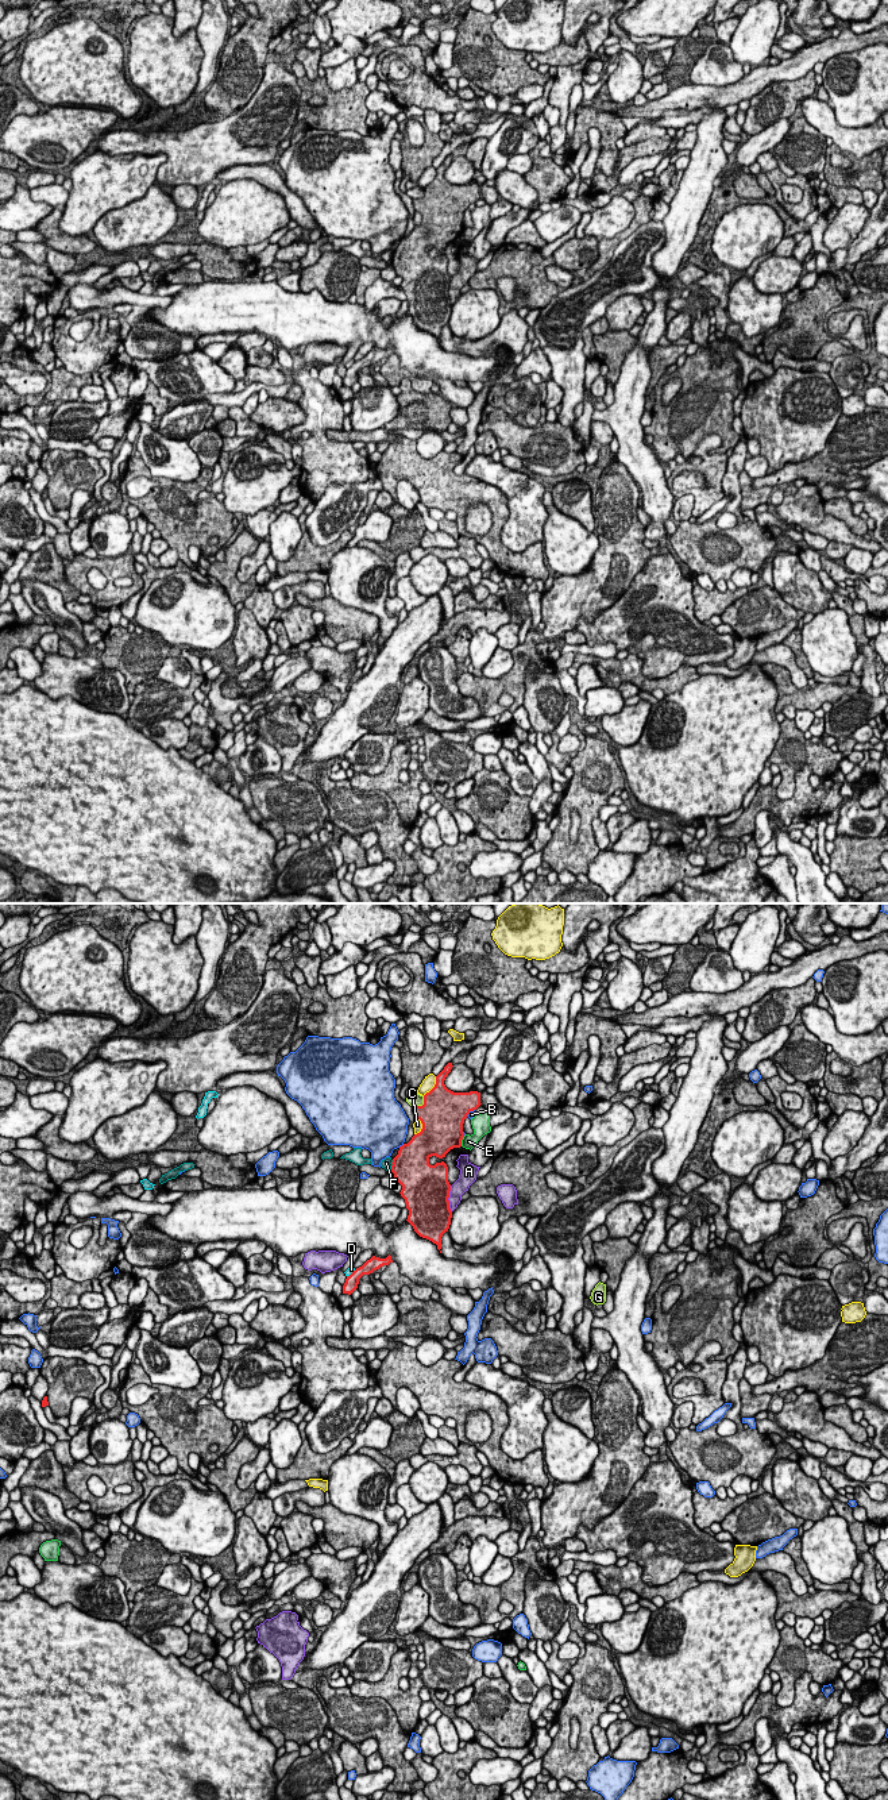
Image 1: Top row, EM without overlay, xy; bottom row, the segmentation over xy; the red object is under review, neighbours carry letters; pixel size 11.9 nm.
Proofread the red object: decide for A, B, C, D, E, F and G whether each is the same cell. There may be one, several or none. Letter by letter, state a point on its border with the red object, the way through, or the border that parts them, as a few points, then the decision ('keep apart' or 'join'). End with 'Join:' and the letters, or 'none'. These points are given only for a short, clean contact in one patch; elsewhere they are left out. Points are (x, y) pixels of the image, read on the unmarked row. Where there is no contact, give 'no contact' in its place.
A: meets red in xy at (447, 292); keep apart
B: meets red in xy at (402, 238); keep apart
C: meets red in xy at (433, 180); keep apart
D: meets red in xy at (352, 365); border along xy (355, 362), (347, 369); keep apart
E: meets red in xy at (460, 234); keep apart
F: meets red in xy at (392, 258); border along xy (393, 253), (390, 262); keep apart
G: meets red in xy at (423, 197); keep apart
Join: none

